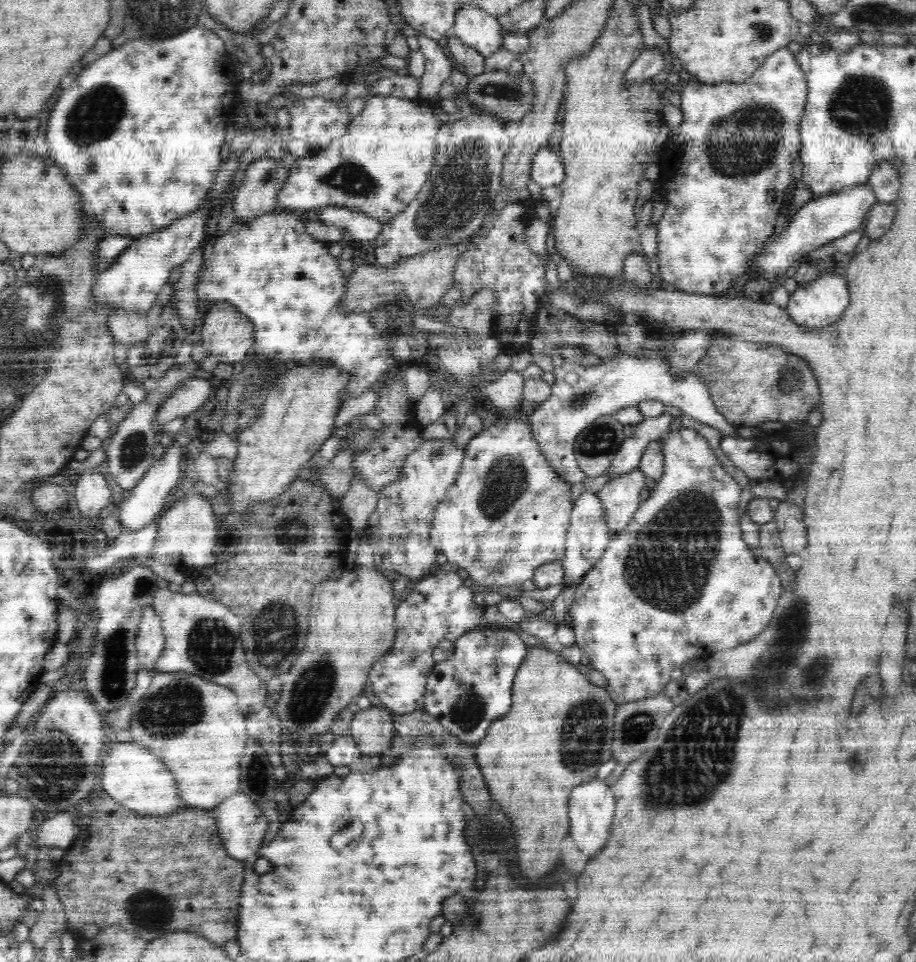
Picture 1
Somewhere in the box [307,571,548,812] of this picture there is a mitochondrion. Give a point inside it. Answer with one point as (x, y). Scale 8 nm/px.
(468, 709)

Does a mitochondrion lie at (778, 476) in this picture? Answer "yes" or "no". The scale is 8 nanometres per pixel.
no

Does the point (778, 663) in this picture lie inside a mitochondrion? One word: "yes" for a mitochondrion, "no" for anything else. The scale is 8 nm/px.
yes

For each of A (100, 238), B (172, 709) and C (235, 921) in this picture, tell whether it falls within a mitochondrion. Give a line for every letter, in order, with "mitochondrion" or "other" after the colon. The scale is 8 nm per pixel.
A: other
B: mitochondrion
C: other

